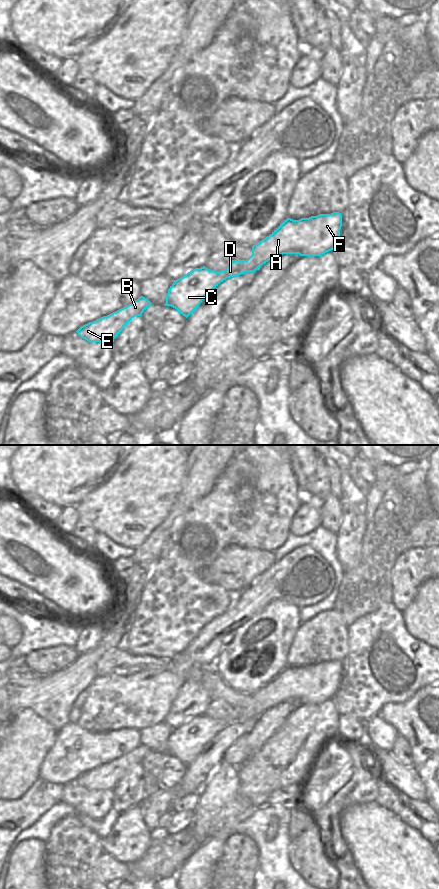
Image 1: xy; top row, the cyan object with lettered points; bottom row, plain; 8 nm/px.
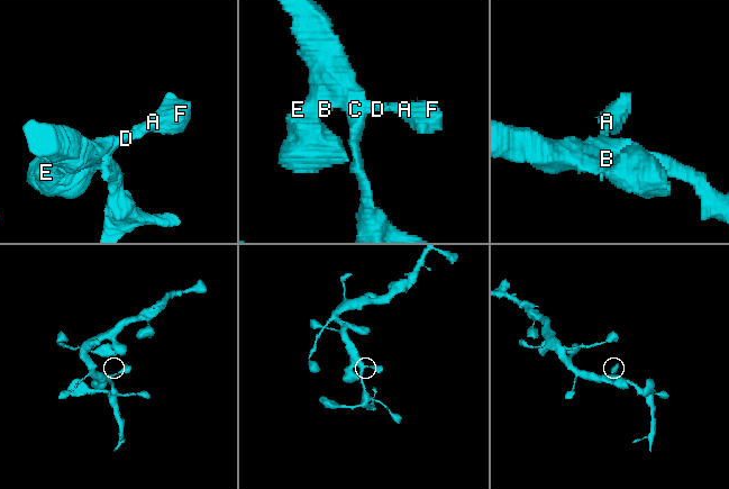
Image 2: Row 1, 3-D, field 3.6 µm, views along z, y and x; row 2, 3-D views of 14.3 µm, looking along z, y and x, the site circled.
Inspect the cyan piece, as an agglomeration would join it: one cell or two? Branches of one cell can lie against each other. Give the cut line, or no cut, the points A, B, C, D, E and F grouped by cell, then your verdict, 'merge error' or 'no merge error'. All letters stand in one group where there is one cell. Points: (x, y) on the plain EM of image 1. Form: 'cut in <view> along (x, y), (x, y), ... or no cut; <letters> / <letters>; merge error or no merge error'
no cut; A B C D E F; no merge error

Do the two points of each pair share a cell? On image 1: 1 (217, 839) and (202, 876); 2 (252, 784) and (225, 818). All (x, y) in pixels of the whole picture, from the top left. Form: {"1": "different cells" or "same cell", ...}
{"1": "same cell", "2": "different cells"}

